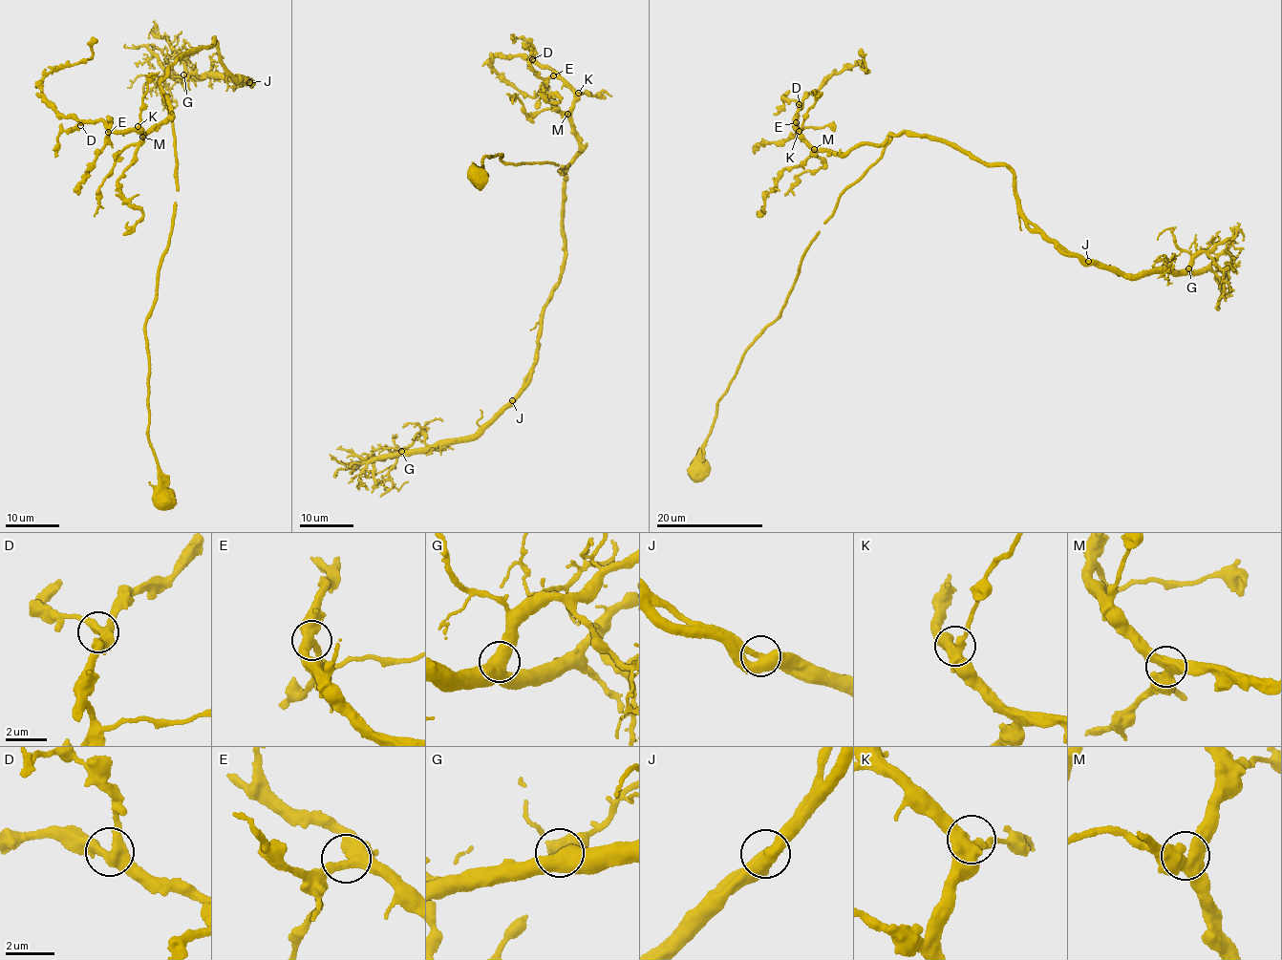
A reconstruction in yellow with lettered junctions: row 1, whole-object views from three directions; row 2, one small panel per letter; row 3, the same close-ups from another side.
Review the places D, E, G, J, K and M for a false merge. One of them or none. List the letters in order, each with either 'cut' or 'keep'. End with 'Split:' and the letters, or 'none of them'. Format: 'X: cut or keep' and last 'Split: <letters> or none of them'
D: keep
E: keep
G: keep
J: keep
K: keep
M: keep
Split: none of them

